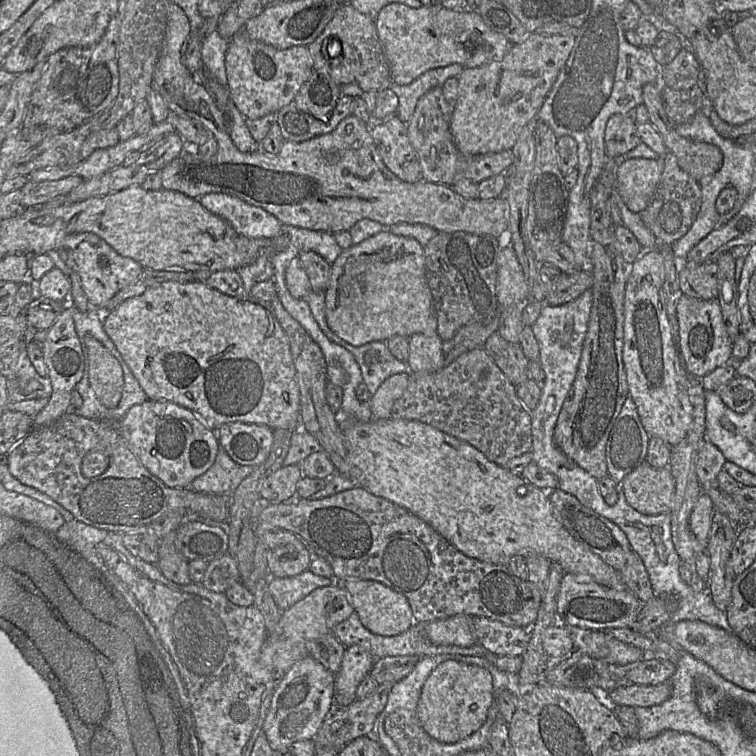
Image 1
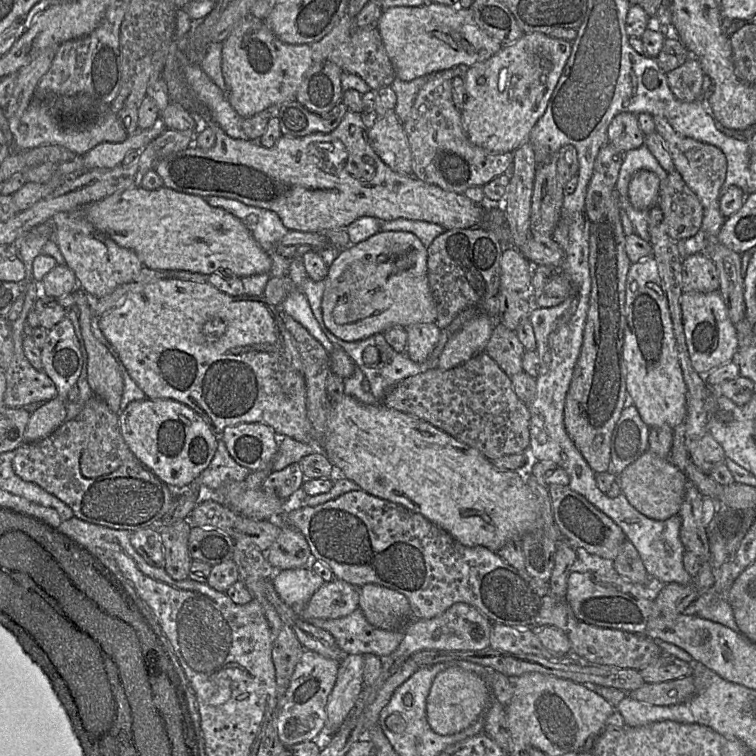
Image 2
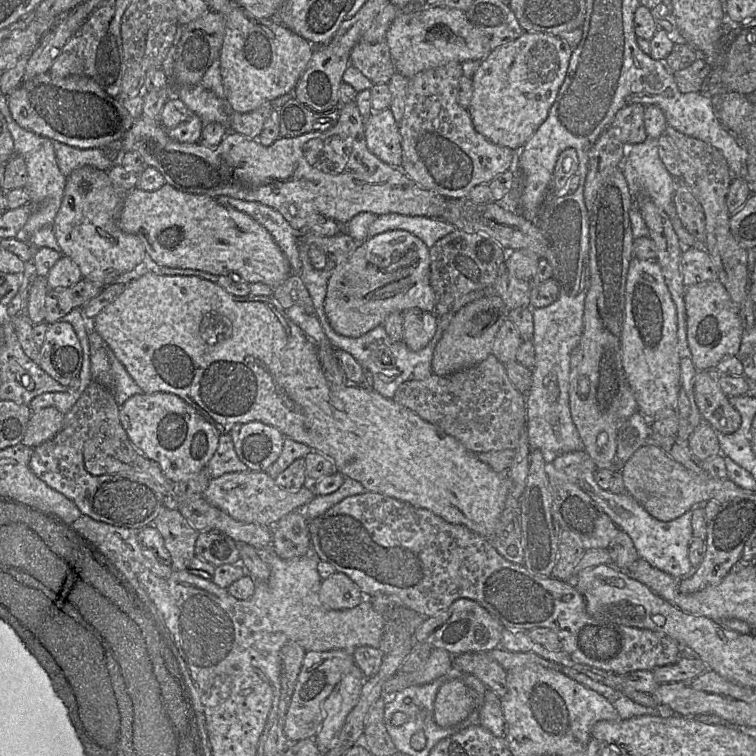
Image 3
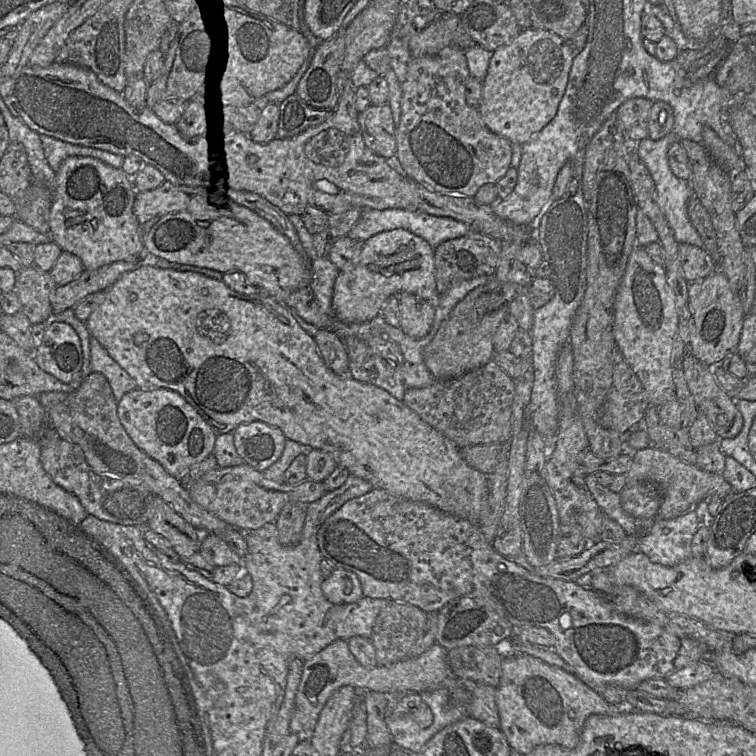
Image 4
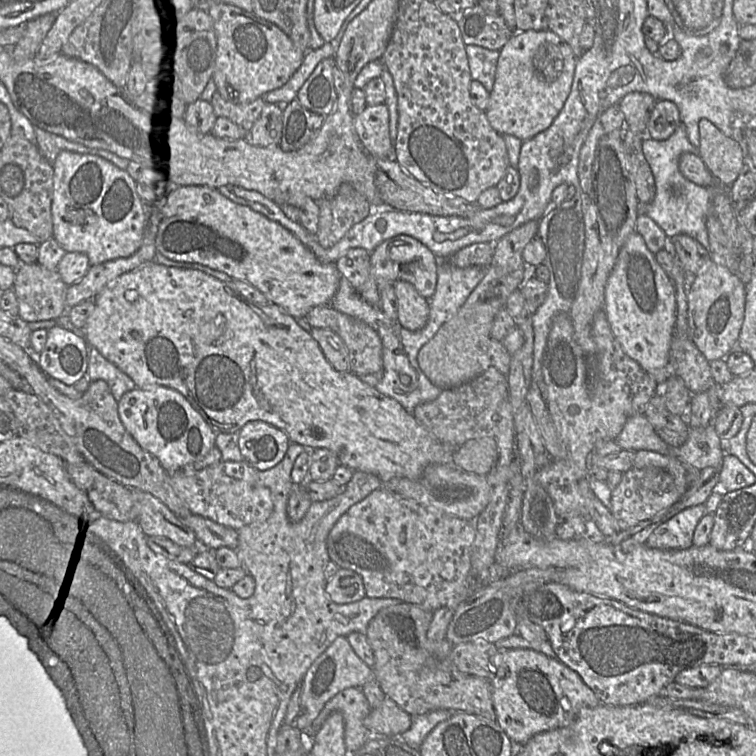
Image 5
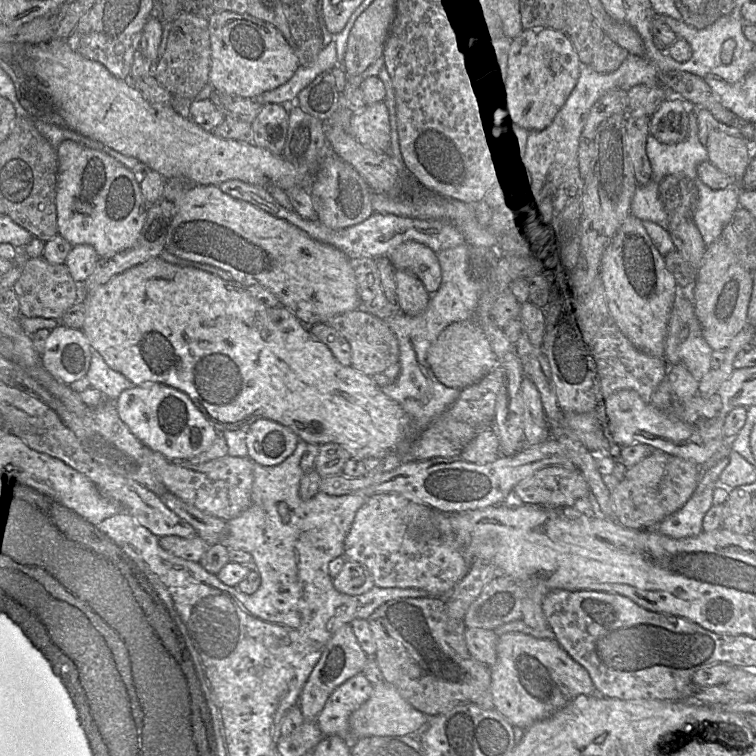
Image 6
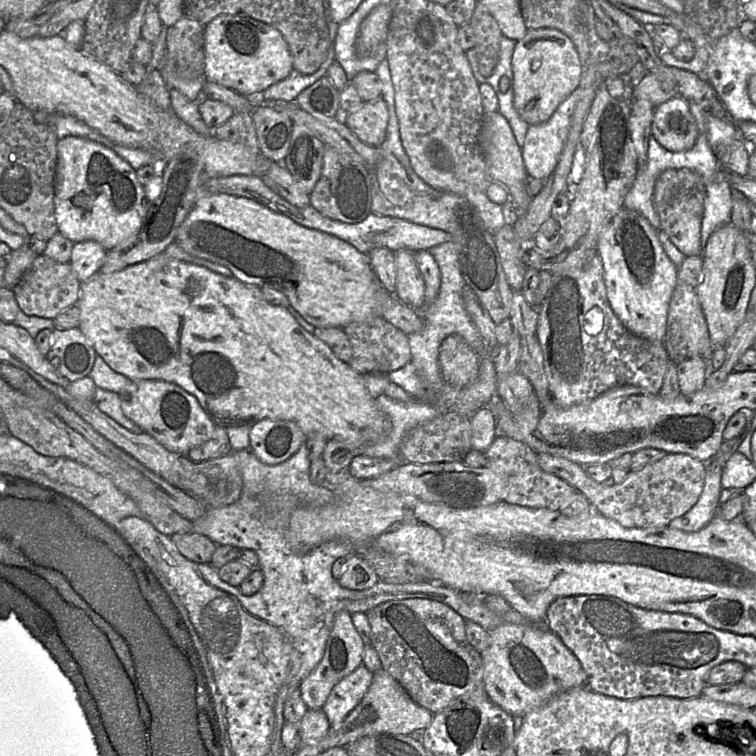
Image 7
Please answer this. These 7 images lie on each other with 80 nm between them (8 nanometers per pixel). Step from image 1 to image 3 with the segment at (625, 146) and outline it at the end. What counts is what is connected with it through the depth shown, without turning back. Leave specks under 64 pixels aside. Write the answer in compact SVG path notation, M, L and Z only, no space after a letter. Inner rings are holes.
M630 104L616 113L610 126L623 144L635 145L647 140L643 121L644 110L645 106L641 104Z

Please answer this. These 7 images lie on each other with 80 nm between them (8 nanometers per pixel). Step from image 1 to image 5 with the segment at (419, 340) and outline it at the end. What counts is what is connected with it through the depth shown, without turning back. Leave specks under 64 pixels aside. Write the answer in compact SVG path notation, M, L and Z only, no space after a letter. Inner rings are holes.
M403 280L394 283L398 305L398 321L410 331L421 330L428 322L429 299L422 297L415 287Z

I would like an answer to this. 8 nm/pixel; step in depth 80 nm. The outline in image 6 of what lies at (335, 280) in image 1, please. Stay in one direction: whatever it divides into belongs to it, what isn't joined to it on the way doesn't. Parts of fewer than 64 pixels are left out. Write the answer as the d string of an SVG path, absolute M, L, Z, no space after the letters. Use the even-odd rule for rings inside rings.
M415 241L404 242L393 249L388 258L395 270L415 275L430 295L439 289L441 268L436 254L425 245Z

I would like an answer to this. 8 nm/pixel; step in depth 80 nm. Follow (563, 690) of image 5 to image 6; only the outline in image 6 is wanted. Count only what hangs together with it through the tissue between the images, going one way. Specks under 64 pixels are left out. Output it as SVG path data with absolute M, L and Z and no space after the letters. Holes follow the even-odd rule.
M520 632L498 637L497 658L490 668L491 694L494 708L512 725L528 729L534 723L549 718L579 695L596 695L588 673L570 659L553 639L537 639Z

